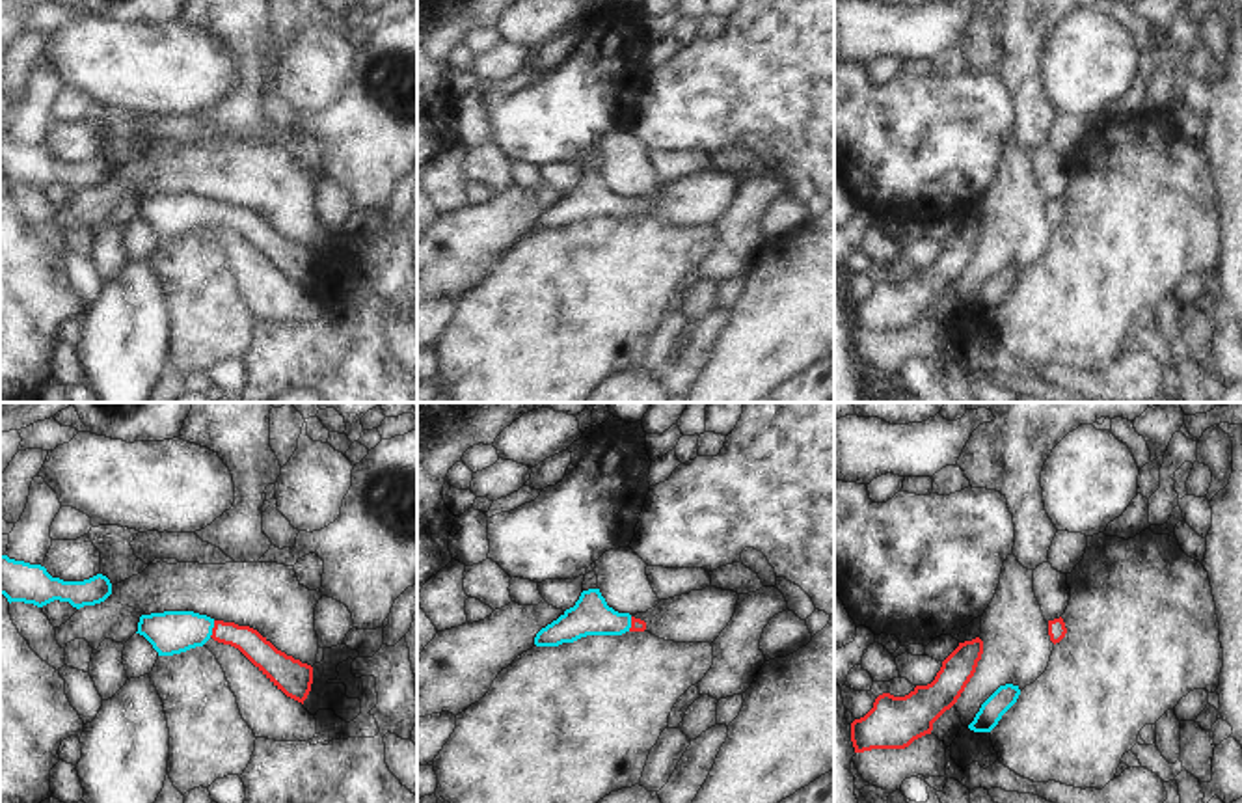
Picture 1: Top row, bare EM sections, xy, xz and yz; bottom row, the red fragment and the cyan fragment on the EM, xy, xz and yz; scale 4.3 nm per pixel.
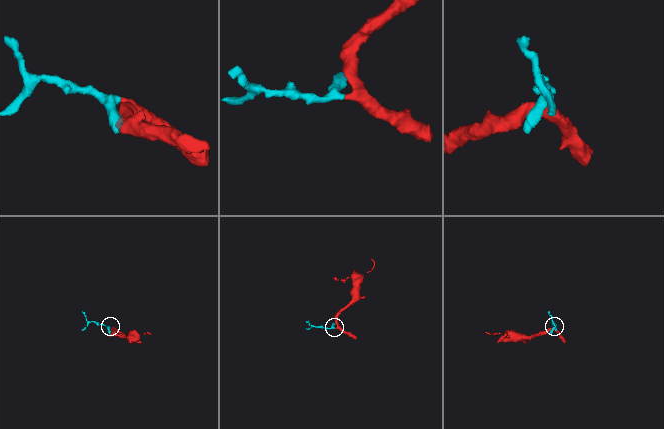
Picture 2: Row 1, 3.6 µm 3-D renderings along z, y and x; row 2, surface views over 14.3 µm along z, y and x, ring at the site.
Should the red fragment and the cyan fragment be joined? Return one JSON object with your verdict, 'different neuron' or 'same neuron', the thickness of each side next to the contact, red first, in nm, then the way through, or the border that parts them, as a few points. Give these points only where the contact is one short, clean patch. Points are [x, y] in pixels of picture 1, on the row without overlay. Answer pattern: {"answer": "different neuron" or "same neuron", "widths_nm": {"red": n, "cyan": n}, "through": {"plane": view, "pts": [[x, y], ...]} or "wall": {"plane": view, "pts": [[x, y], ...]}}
{"answer": "same neuron", "widths_nm": {"red": 120, "cyan": 190}, "through": {"plane": "xy", "pts": [[261, 235], [244, 220], [213, 211], [172, 215]]}}

